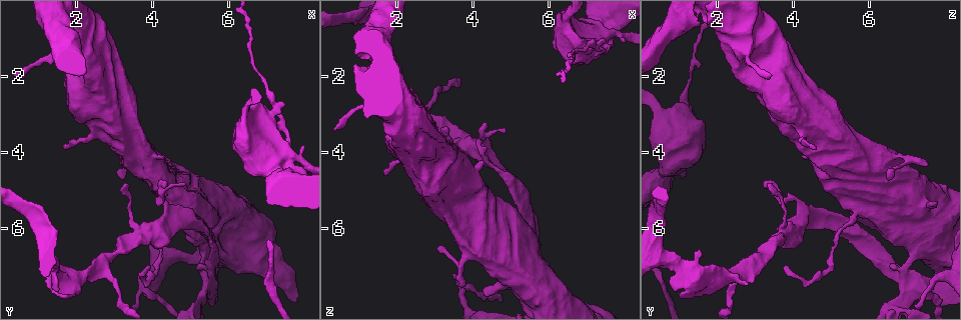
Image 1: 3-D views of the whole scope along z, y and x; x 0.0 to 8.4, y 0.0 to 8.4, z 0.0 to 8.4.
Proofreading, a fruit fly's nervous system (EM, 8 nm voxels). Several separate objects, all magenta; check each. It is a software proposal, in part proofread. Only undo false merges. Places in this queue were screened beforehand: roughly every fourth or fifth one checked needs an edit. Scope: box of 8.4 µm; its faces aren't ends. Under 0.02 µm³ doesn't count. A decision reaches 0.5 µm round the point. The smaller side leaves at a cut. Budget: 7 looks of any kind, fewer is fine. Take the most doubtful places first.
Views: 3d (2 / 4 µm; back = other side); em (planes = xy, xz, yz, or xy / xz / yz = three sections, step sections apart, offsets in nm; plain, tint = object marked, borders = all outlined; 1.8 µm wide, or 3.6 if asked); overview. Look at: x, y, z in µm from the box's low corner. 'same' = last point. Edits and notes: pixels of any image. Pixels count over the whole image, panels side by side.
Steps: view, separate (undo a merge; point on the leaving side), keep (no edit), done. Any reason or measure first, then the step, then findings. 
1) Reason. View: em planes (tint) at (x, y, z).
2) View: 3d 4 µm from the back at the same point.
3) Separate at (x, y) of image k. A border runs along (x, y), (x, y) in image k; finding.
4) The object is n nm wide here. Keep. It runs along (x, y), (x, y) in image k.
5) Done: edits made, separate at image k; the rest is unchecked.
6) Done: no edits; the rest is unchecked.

Arms part here. View: 3d 2 µm from the back at (5.45, 7.30, 6.90).

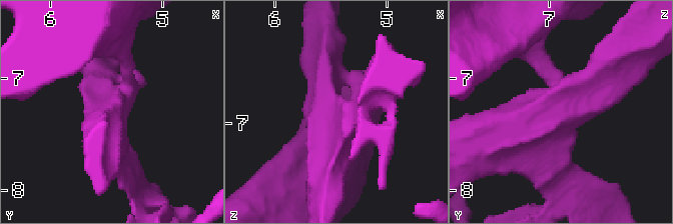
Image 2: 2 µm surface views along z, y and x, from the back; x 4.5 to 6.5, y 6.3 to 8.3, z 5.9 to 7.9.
4 arms meet here; now the EM. View: em planes (tint) at (5.50, 7.26, 6.94).

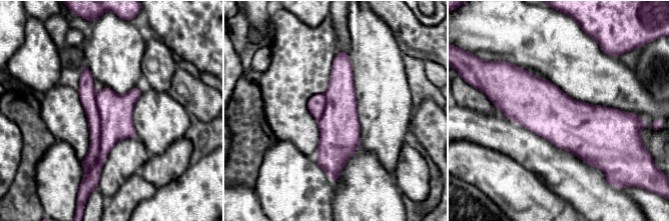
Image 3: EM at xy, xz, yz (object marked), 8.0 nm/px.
Separate at (116, 111) of image 3. The part that leaves runs along (340, 53), (340, 138), (330, 172) in image 3; two neurons meet here.

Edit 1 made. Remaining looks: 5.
Calibre changes. View: em yz step 8 (tint) at (7.25, 2.85, 1.20).

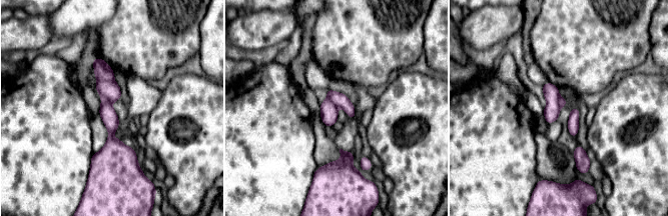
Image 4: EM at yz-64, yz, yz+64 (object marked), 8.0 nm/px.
Cut it another way. View: em planes (tint) at the same point.

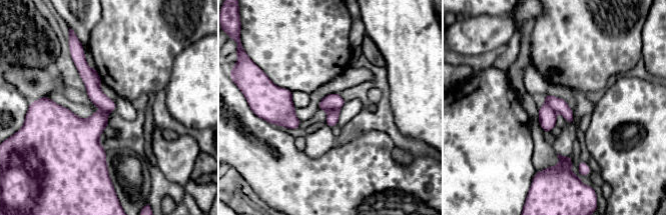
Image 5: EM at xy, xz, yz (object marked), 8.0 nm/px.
The object is 150 nm wide here. Separate at (559, 105) of image 5. A border runs along (546, 99), (556, 112) in image 5; a second neuron is stuck on.

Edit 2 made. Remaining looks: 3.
Done: edits made, separate at image 3, separate at image 5; the rest is unchecked.

